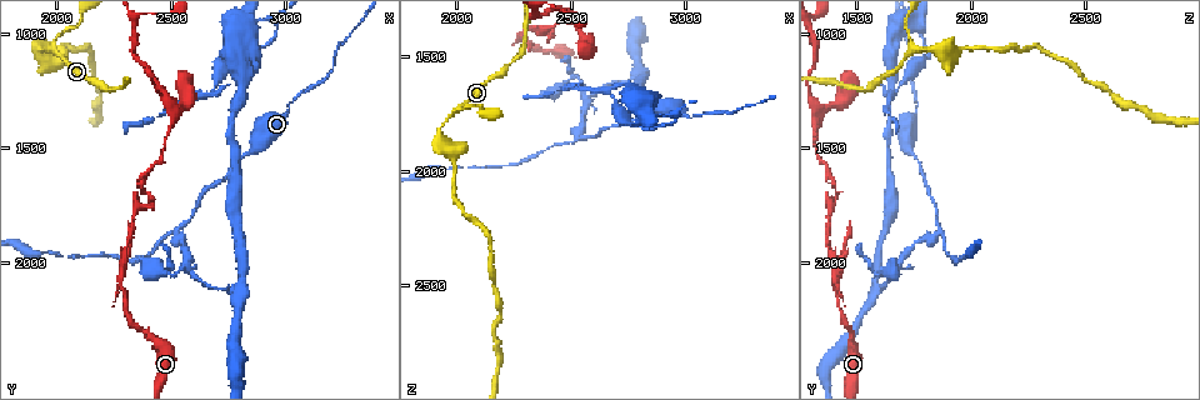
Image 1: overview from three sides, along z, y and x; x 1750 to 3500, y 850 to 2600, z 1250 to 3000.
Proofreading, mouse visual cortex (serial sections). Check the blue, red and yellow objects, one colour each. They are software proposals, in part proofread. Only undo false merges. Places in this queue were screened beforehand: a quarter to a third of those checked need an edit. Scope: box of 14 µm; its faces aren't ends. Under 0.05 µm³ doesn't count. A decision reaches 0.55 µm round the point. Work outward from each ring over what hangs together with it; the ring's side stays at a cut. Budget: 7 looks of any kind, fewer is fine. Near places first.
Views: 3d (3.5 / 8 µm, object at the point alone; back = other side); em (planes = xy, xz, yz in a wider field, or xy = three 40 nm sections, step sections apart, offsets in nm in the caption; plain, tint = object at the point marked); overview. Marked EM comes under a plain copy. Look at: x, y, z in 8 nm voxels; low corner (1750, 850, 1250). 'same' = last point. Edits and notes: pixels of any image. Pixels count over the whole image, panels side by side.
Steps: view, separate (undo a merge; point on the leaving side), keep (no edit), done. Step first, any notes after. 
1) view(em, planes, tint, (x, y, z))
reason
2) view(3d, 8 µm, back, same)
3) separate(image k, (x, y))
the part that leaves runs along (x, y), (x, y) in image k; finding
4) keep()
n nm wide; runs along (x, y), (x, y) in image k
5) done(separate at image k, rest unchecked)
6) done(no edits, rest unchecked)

view(3d, 3.5 µm, back, (2310, 2170, 1430))
narrows sharply

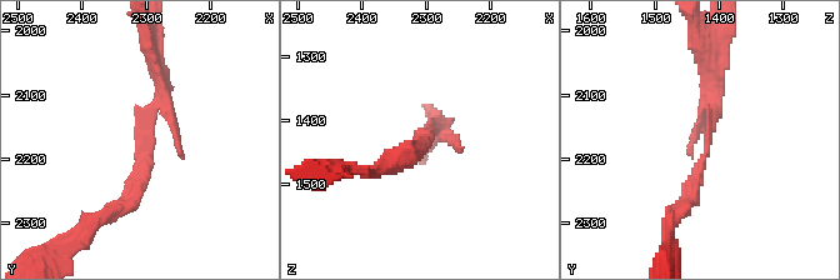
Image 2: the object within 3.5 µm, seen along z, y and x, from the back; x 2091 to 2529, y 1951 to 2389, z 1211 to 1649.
view(em, planes, tint, (2310, 2180, 1420))
now the EM

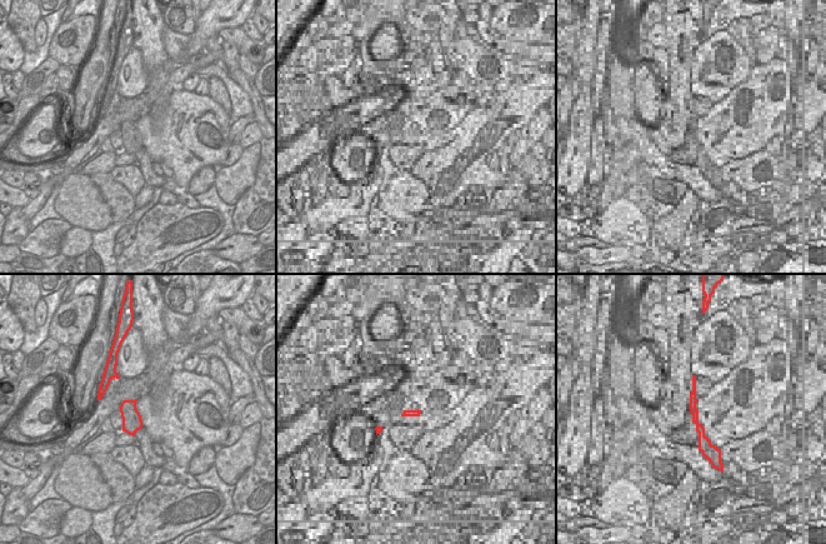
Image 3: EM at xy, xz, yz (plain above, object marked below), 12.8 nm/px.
separate(image 2, (459, 149))
260 nm wide; two cells meet here

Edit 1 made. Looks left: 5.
view(overview)
redraw

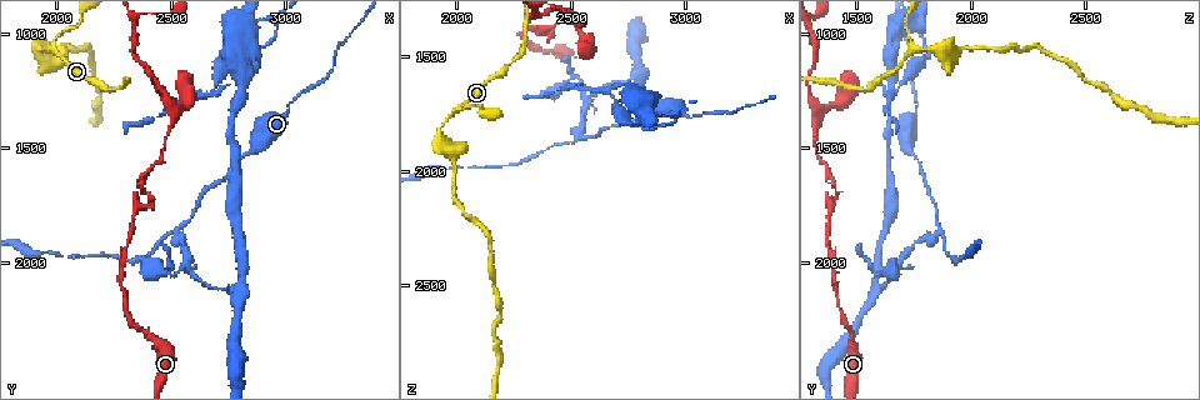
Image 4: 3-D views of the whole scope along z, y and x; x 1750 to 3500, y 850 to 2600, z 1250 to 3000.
view(3d, 3.5 µm, (2380, 1670, 1420))
narrows sharply

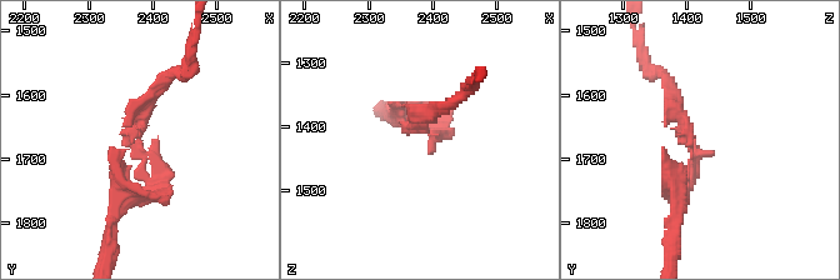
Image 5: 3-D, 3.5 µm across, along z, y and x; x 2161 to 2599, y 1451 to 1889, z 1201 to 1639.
view(em, planes, tint, (2380, 1680, 1410))
arms of 150, 200 nm; shape alone is not enough

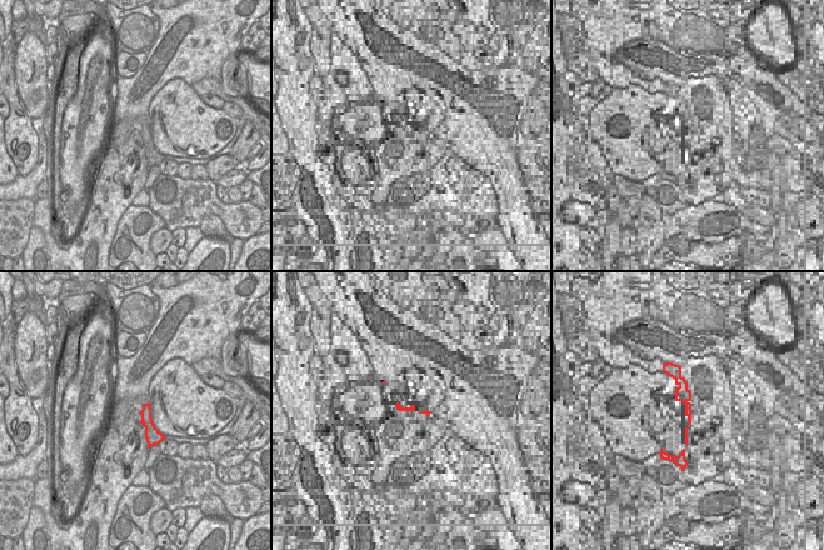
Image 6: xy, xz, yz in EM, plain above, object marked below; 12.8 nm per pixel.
keep()
runs along (134, 196), (164, 178), (138, 131), (169, 78) in image 5; all the same cell

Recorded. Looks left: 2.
view(3d, 3.5 µm, (2530, 1850, 1850))
three-way junction

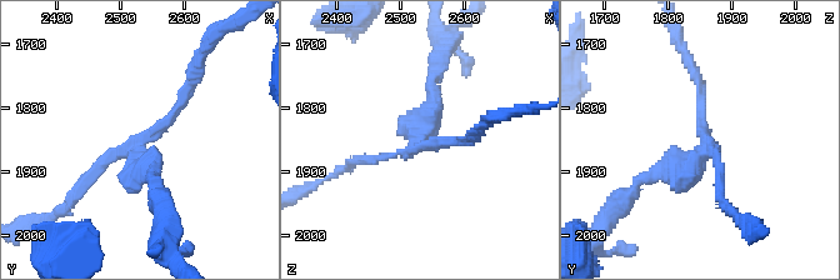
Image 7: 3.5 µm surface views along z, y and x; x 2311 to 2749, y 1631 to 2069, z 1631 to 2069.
view(em, xy, step 2, tint, (2535, 1855, 1855))
3 arms; arms of 150, 150, 150 nm; shape alone is not enough

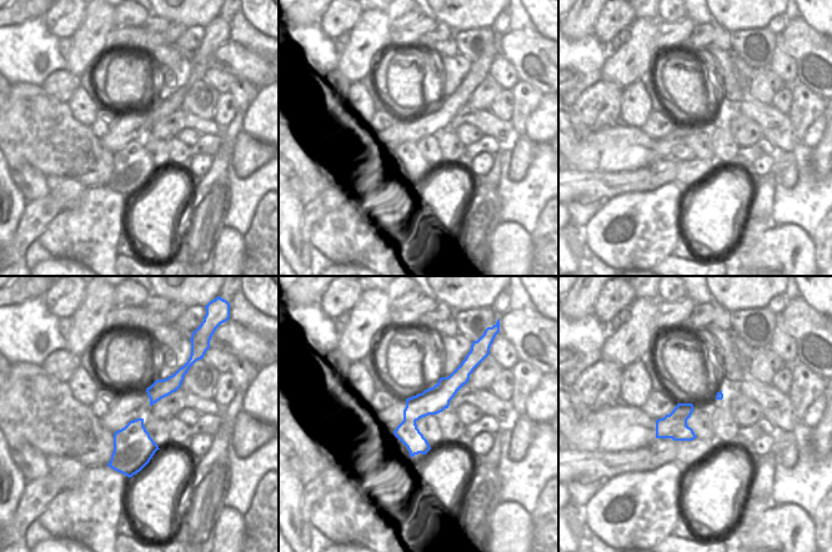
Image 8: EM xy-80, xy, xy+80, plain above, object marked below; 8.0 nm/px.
separate(image 7, (139, 169))
border along (686, 423), (680, 423), (668, 437) in image 8; two cells meet here

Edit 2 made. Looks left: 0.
done(separate at image 2, separate at image 7, rest unchecked)

